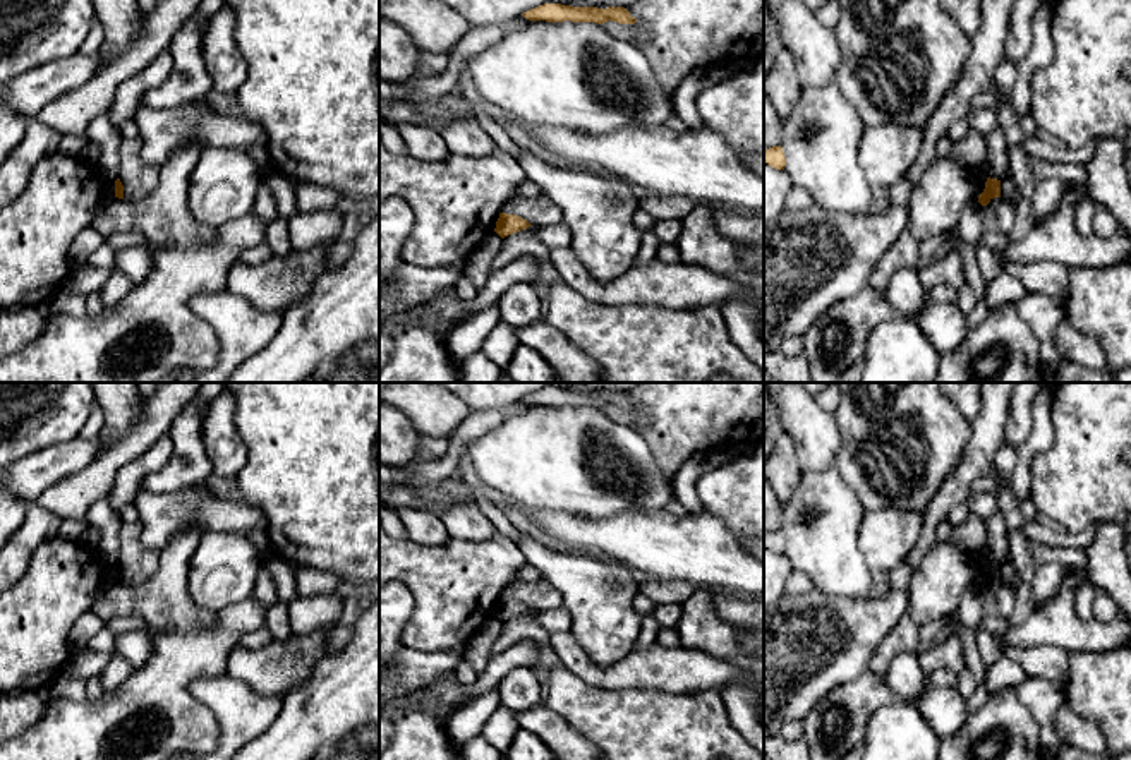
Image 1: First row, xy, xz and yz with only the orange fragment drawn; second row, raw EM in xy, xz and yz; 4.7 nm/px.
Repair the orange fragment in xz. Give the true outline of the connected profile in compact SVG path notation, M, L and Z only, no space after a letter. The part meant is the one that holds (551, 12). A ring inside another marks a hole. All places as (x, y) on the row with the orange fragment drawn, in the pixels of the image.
M544 3L522 14L529 21L546 21L546 22L596 22L604 24L608 21L620 24L635 24L637 19L630 15L625 7L572 7L561 3Z

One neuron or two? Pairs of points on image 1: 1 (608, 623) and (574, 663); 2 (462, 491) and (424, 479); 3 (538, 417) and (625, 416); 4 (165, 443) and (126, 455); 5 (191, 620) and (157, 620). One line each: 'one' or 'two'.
1: two
2: one
3: two
4: two
5: one

